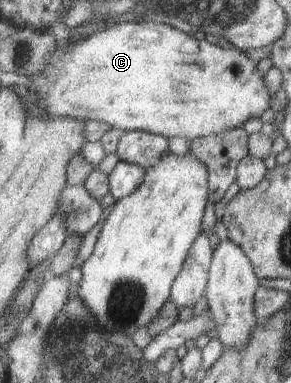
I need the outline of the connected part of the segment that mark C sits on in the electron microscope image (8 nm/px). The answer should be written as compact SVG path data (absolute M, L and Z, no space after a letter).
M150 21L121 22L105 31L94 33L87 39L80 39L76 43L65 42L57 48L55 55L49 62L44 75L30 79L34 97L37 93L37 106L48 111L55 117L68 117L83 121L102 121L109 124L114 129L124 129L125 131L146 131L155 135L162 135L166 138L178 136L192 142L195 138L209 137L240 129L250 118L260 118L269 107L272 106L274 96L270 96L266 84L264 84L264 74L258 70L258 62L246 56L245 51L238 48L226 49L218 45L210 44L204 39L198 40L194 35L182 32L180 29L164 23L151 23Z

